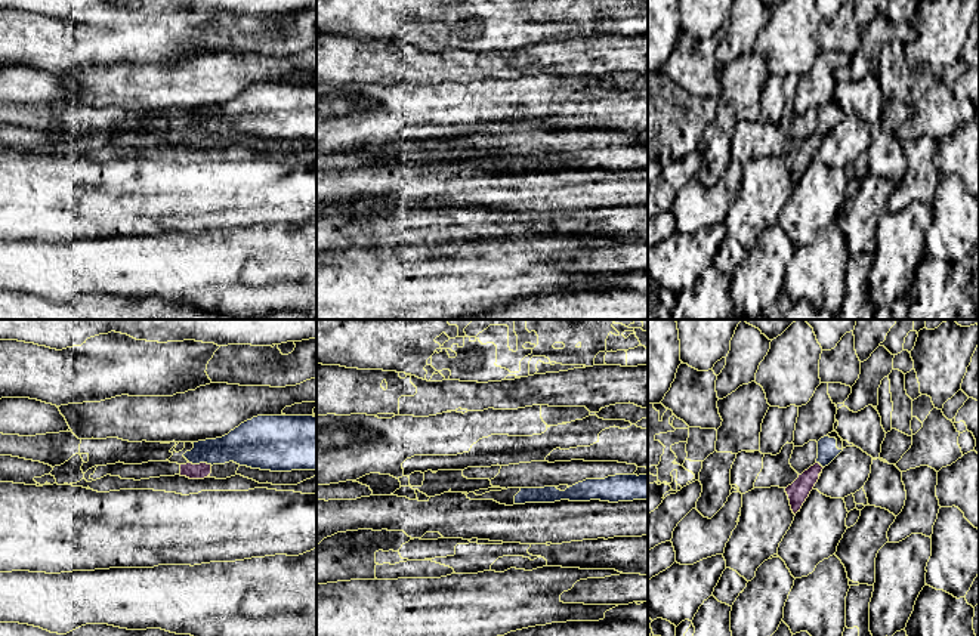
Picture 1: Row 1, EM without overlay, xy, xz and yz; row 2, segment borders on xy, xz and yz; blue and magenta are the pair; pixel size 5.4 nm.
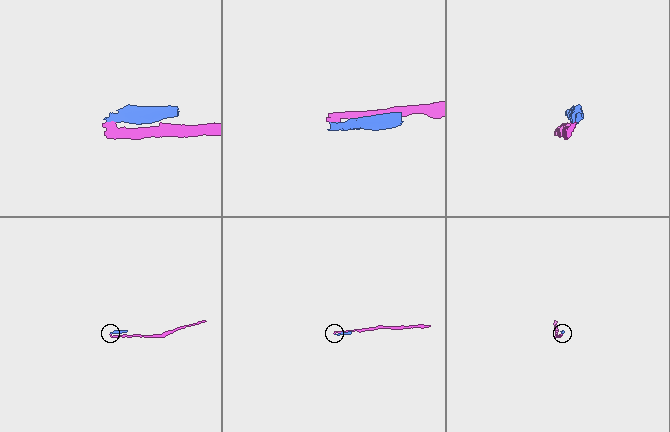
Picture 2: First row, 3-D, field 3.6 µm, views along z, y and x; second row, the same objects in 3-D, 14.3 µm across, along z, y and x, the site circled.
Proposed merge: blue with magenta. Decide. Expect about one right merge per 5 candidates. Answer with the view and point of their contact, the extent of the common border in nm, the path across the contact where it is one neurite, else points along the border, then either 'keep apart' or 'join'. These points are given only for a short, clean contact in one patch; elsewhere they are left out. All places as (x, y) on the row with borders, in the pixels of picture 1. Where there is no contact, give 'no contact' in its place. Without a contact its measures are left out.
meets blue in xy at (201, 462); contact 130 nm long; border along xy (190, 462), (212, 465); keep apart

